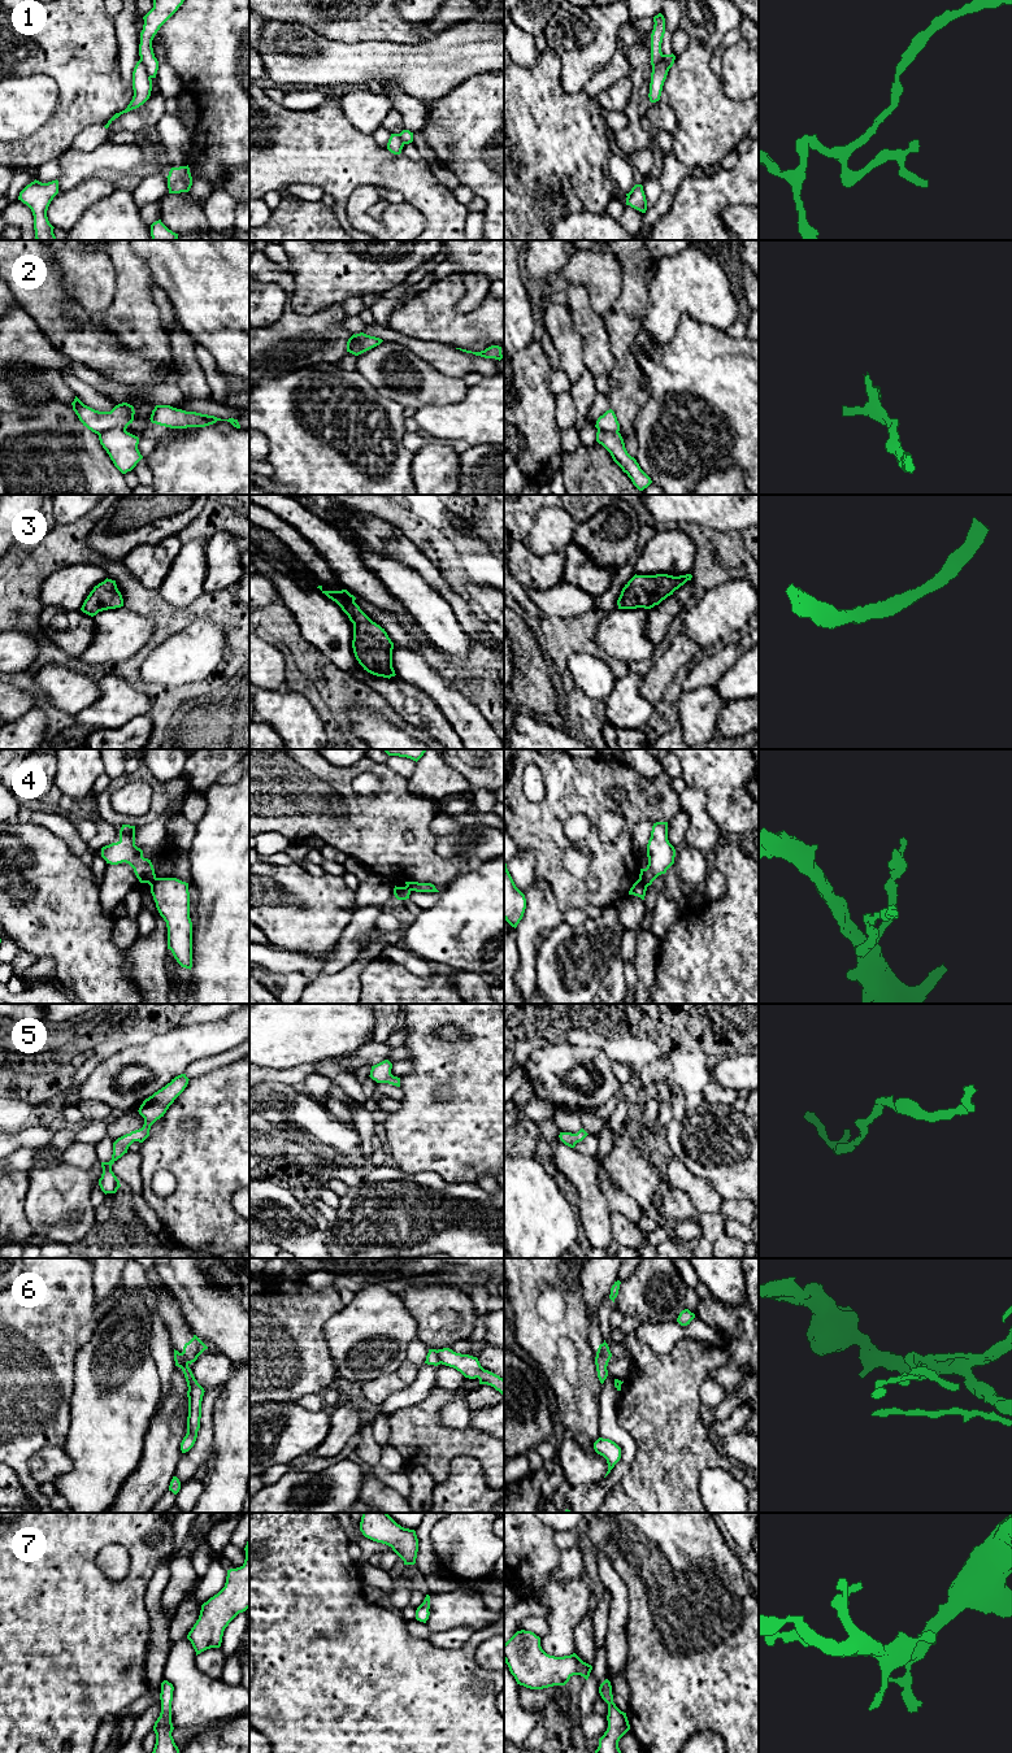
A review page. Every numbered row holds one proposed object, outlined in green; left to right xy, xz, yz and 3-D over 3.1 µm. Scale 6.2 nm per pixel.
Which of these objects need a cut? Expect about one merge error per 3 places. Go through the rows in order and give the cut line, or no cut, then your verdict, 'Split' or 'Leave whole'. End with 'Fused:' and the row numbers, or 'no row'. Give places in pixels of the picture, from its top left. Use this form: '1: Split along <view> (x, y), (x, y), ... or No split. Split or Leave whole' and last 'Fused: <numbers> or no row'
1: Split along xy (140, 59), (151, 77). Split
2: Split along xy (125, 429), (108, 429), (99, 435). Split
3: No split. Leave whole
4: Split along yz (639, 877), (648, 884). Split
5: No split. Leave whole
6: Split along xz (437, 1351), (441, 1362). Split
7: No split. Leave whole
Fused: 1, 2, 4, 6

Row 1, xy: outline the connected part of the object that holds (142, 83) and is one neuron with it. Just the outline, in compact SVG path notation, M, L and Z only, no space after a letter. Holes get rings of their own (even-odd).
M139 60L134 68L133 71L133 90L134 96L127 108L120 113L116 113L108 123L104 126L105 129L109 127L109 125L118 118L121 114L127 113L133 109L139 108L143 105L151 96L152 91L152 79L151 75L147 71L147 68L142 60Z

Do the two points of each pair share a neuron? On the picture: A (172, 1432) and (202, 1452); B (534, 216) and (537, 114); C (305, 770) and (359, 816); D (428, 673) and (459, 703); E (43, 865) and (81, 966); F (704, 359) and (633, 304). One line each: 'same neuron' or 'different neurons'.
A: different neurons
B: same neuron
C: same neuron
D: same neuron
E: same neuron
F: different neurons

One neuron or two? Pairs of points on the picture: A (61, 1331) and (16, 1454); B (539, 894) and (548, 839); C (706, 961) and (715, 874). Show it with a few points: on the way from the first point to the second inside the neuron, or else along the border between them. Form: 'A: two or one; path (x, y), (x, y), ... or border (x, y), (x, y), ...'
A: one; path (39, 1362), (16, 1386), (16, 1423)
B: two; border (534, 878), (541, 878), (548, 886), (559, 907)
C: two; border (716, 869), (724, 878), (724, 892), (708, 900)

